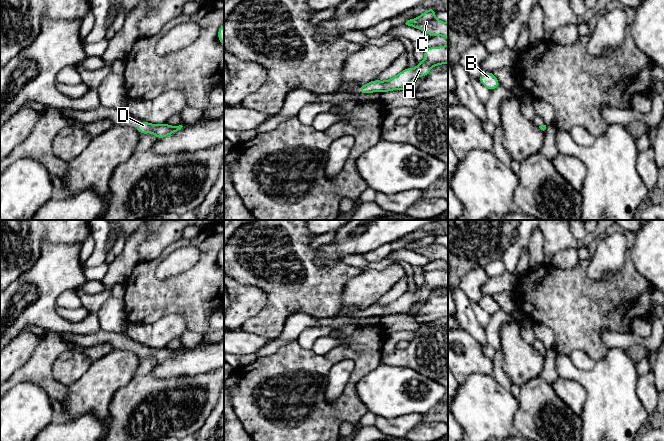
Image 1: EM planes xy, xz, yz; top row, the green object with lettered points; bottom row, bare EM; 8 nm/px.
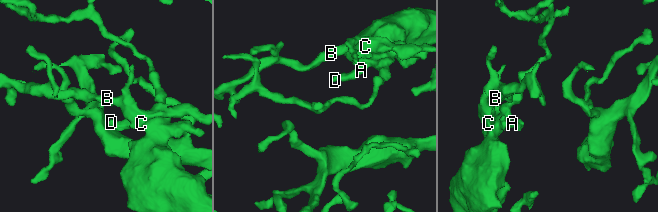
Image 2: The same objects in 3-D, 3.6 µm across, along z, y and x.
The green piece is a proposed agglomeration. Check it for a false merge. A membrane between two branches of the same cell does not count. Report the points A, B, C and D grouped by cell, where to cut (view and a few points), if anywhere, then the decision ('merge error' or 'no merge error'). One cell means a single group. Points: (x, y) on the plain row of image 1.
A B C D; no cut; no merge error

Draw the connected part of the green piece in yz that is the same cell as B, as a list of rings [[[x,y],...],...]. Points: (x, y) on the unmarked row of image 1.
[[[484,296],[480,301],[478,301],[478,304],[490,315],[495,314],[500,309],[494,297],[491,296]]]

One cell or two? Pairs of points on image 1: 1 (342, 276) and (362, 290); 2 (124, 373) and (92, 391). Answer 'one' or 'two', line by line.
1: two
2: one

